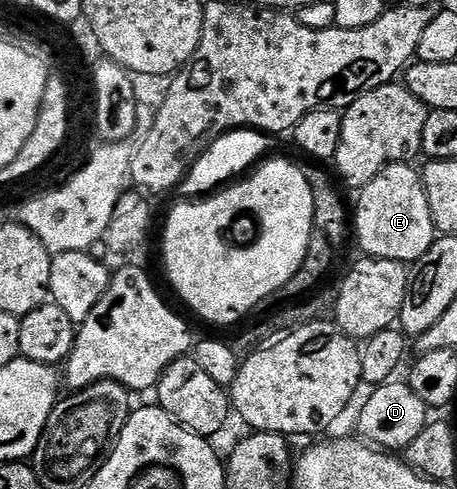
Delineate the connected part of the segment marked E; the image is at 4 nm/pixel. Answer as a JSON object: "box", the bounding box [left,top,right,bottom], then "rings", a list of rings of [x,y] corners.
{"box":[353,162,437,265],"rings":[[[404,162],[382,168],[358,193],[359,205],[353,208],[353,236],[359,239],[366,255],[375,260],[398,260],[410,265],[419,261],[437,239],[422,175],[411,166]]]}

